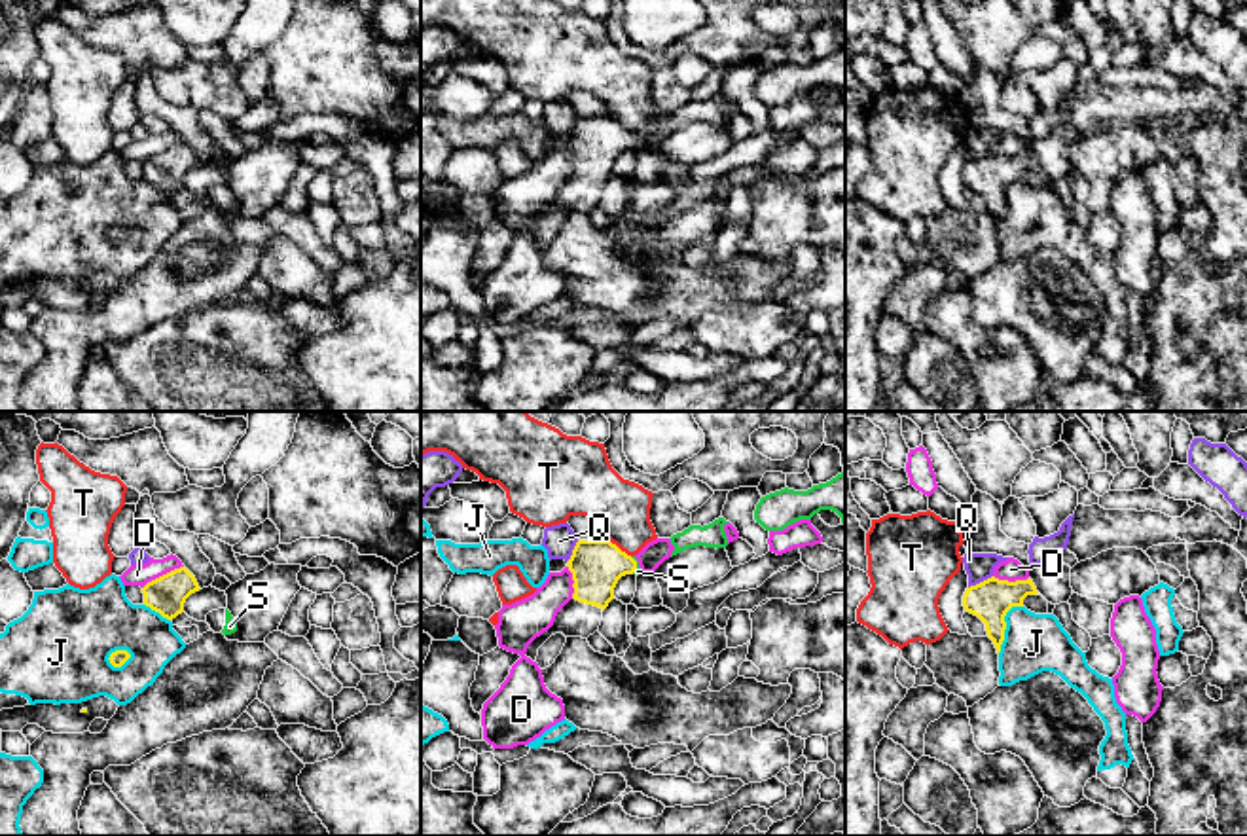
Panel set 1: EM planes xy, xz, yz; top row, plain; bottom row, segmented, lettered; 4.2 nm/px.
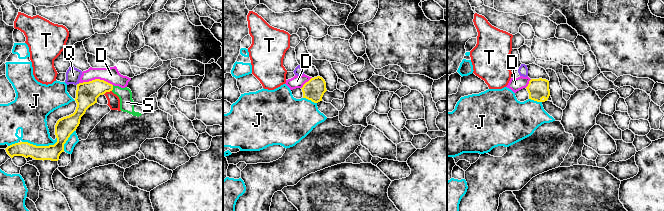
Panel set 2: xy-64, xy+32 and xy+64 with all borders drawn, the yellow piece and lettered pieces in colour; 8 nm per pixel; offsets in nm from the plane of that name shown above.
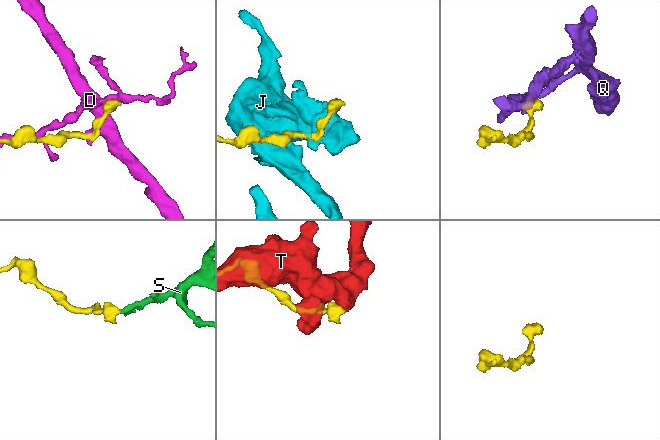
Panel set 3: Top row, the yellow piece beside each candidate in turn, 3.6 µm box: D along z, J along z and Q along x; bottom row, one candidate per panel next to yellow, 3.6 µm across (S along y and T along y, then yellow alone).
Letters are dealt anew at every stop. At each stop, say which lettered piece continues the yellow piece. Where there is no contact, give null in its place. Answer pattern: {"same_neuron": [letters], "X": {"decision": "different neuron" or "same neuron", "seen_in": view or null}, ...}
{"same_neuron": ["S"], "D": {"decision": "different neuron", "seen_in": "xy"}, "J": {"decision": "different neuron", "seen_in": "yz"}, "Q": {"decision": "different neuron", "seen_in": "yz"}, "S": {"decision": "same neuron", "seen_in": "xz"}, "T": {"decision": "different neuron", "seen_in": "xz"}}

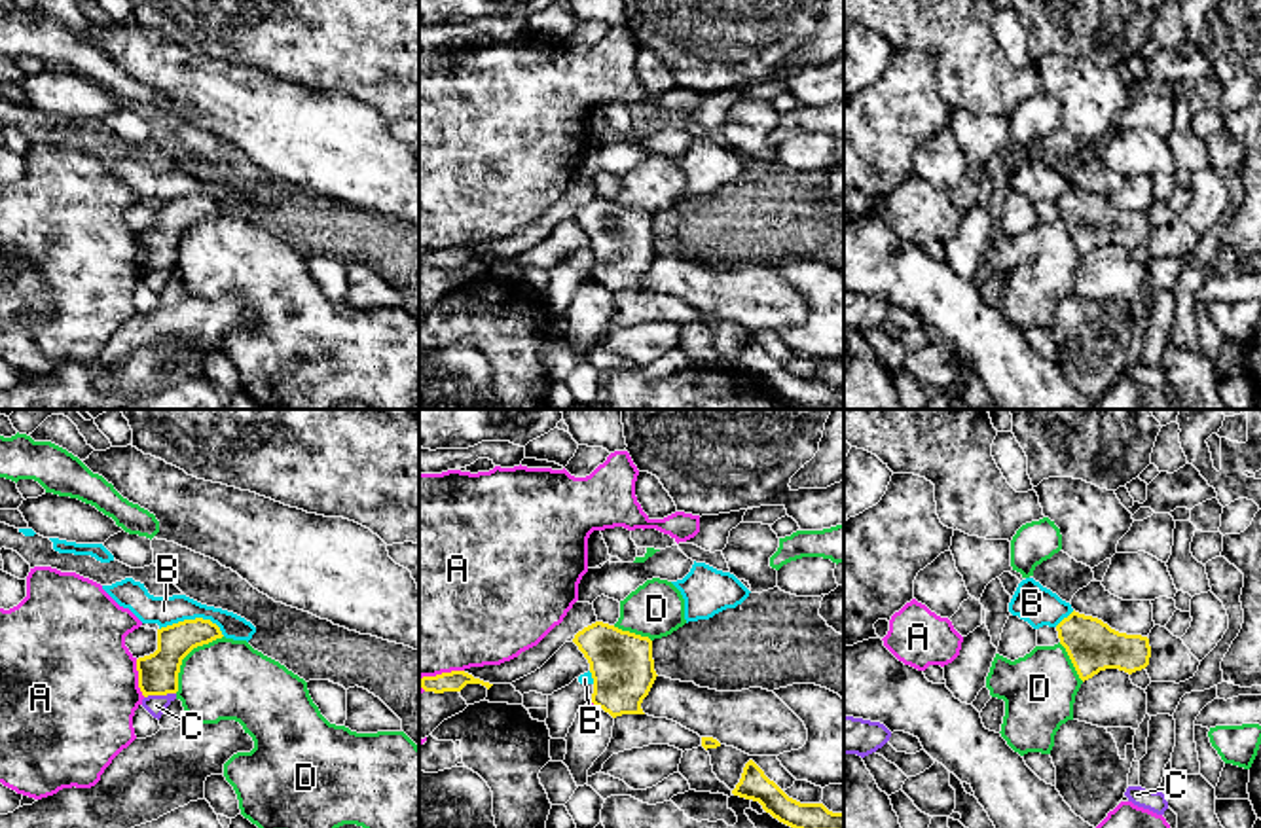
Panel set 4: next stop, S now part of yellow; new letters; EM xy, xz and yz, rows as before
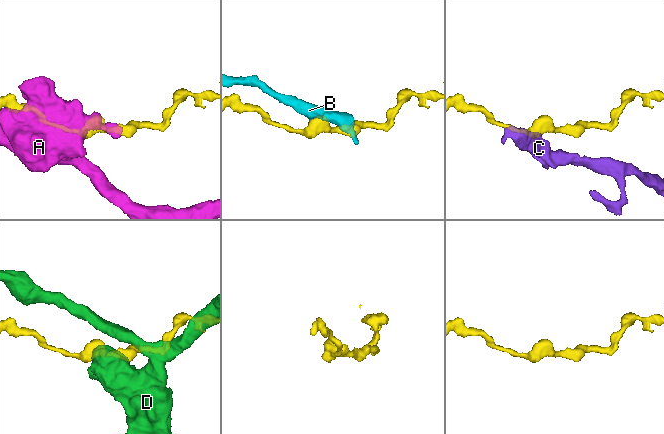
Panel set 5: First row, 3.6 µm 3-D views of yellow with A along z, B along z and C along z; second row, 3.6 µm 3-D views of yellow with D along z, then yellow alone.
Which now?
{"same_neuron": [], "A": {"decision": "different neuron", "seen_in": "xy"}, "B": {"decision": "different neuron", "seen_in": "xy"}, "C": {"decision": "different neuron", "seen_in": "xy"}, "D": {"decision": "different neuron", "seen_in": "xy"}}

